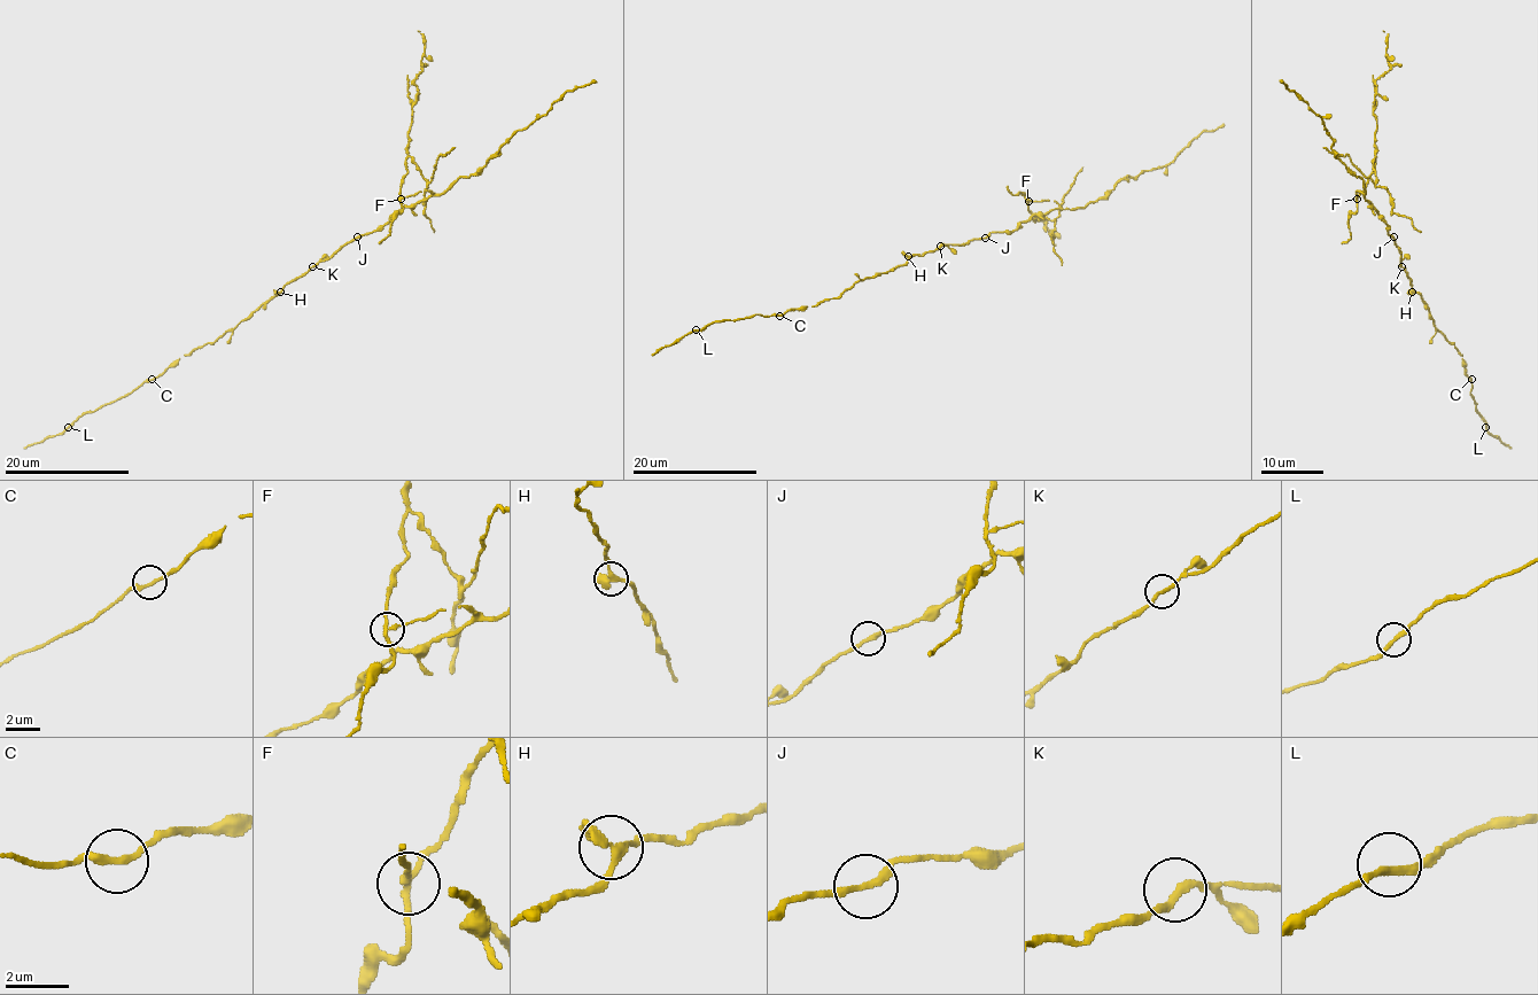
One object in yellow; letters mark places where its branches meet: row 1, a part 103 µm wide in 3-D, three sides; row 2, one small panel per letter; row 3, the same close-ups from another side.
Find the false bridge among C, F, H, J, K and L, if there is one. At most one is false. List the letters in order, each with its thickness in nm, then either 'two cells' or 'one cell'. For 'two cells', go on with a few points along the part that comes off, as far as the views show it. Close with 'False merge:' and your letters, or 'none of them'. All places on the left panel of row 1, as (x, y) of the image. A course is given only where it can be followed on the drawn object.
C: 240 nm | one cell
F: 180 nm | two cells | (401, 199), (401, 183), (406, 173), (414, 80), (424, 53), (424, 35), (418, 30)
H: 280 nm | one cell
J: 240 nm | one cell
K: 200 nm | one cell
L: 240 nm | one cell
False merge: F

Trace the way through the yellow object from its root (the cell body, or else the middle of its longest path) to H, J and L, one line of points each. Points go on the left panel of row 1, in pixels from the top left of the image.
H: (313, 266), (279, 292)
J: (313, 266), (357, 236)
L: (313, 266), (292, 279), (212, 343), (195, 348), (156, 378), (83, 413), (68, 427)

